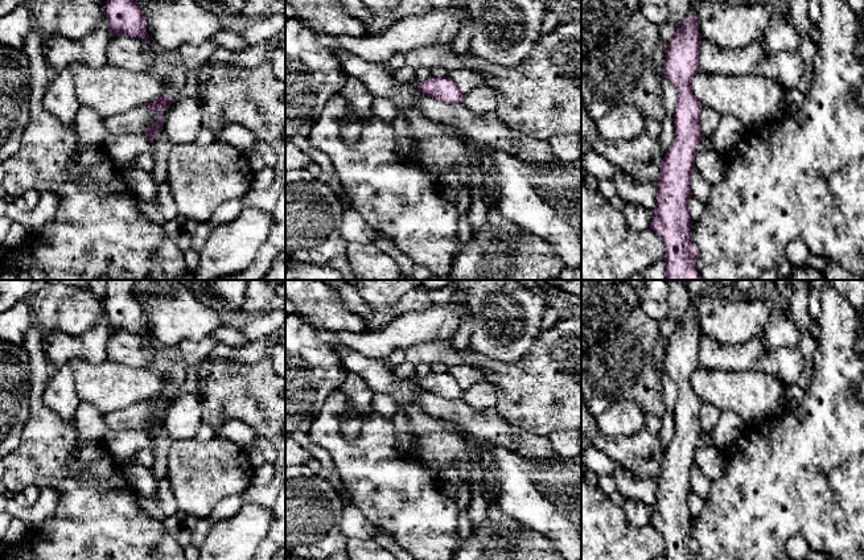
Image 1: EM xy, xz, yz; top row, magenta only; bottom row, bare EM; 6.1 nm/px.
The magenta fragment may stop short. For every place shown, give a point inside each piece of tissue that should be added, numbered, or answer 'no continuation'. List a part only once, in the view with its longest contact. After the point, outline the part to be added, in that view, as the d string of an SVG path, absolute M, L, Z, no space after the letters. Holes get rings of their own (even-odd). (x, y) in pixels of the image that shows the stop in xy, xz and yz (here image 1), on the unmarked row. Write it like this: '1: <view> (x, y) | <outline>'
no continuation

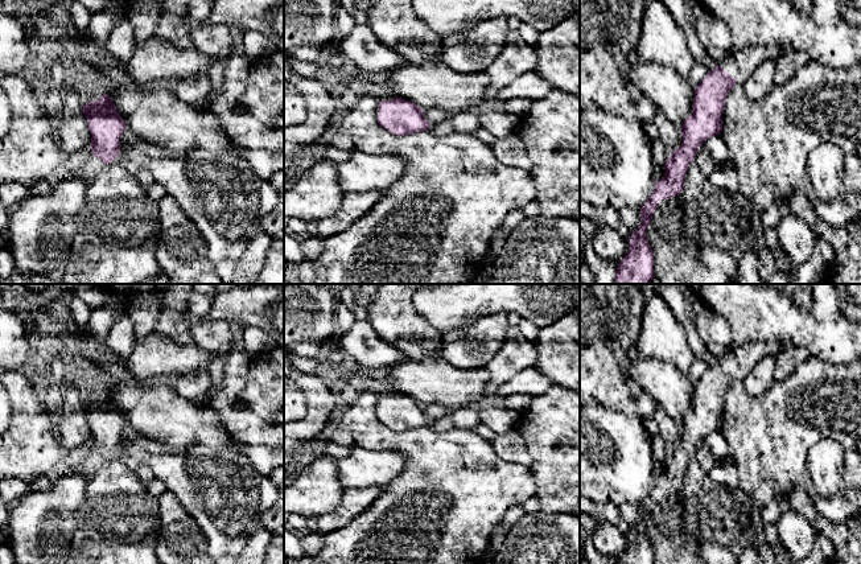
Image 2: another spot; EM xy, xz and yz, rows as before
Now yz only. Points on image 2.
1: yz (741, 359) | M755 341L728 349L726 353L717 361L737 375L736 380L741 380L755 366L759 358L765 354L776 355L780 349L782 343L779 341Z

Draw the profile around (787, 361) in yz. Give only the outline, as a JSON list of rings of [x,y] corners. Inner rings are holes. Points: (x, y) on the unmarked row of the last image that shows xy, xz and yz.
[[[804,347],[779,351],[775,355],[776,366],[774,369],[774,379],[783,382],[795,371],[796,366],[804,362],[808,357],[809,354]]]

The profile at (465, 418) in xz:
[[[469,405],[456,408],[452,412],[452,417],[453,417],[454,428],[458,428],[458,429],[462,429],[462,431],[475,431],[475,428],[481,423],[478,411],[469,407]]]

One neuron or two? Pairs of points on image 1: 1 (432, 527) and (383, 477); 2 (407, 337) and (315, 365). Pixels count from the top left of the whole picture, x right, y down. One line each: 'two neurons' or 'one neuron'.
1: one neuron
2: one neuron

